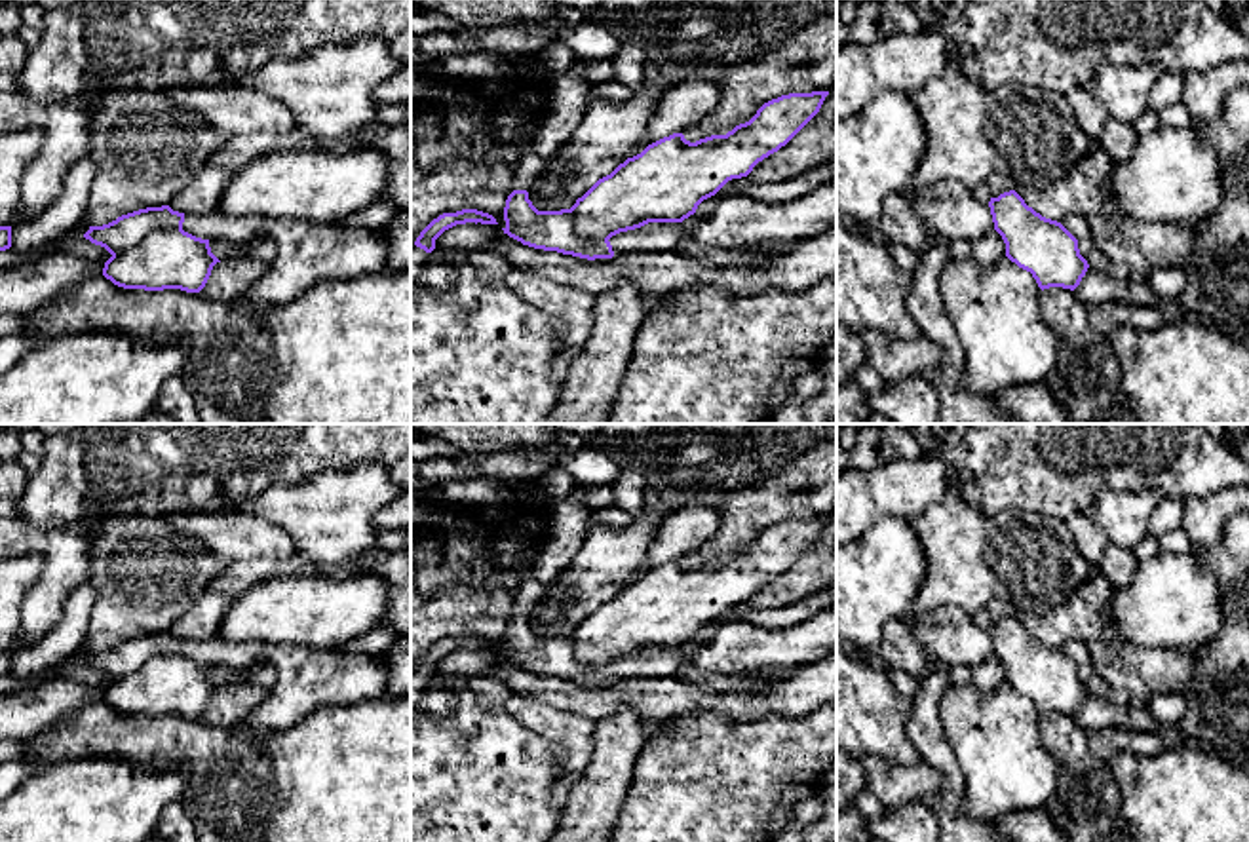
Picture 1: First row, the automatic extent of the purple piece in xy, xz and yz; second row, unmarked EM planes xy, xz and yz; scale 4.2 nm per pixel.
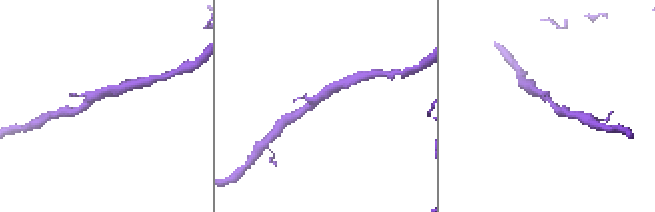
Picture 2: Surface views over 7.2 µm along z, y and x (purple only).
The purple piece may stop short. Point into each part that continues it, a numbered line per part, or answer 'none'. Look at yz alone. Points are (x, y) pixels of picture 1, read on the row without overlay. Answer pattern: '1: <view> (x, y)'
none

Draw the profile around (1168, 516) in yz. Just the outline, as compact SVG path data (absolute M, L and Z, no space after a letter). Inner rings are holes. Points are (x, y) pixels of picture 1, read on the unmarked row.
M1163 498L1150 515L1148 534L1160 538L1167 530L1181 528L1184 515L1184 500Z

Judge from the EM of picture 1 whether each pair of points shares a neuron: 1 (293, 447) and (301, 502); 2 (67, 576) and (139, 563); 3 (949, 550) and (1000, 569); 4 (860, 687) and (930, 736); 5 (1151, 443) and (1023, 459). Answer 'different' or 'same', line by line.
1: different
2: different
3: same
4: different
5: same

